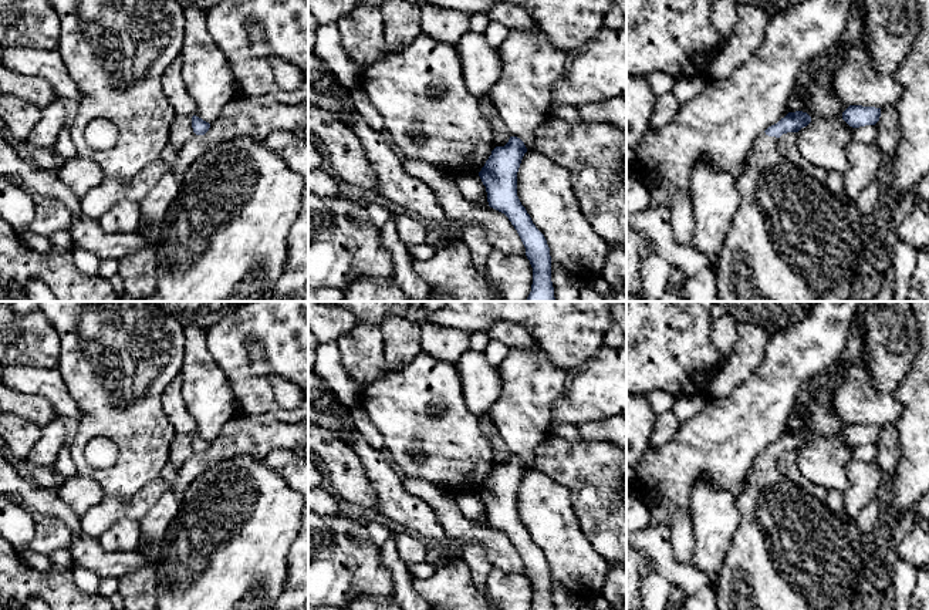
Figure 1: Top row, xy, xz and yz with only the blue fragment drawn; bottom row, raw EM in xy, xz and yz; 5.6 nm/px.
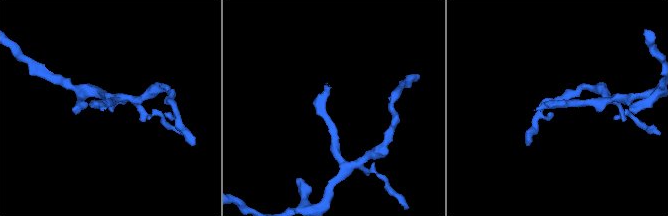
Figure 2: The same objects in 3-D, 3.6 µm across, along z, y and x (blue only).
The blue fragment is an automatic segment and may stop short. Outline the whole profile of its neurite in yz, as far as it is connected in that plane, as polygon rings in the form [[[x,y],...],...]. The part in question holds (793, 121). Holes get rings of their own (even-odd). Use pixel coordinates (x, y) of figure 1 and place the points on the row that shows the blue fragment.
[[[788,112],[768,127],[753,144],[736,181],[740,206],[715,266],[719,301],[852,301],[857,296],[858,270],[869,246],[862,228],[862,213],[849,202],[791,162],[777,149],[778,138],[798,132],[811,122],[807,112]]]

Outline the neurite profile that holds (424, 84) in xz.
[[[418,36],[405,50],[386,54],[359,74],[359,85],[368,94],[374,107],[385,119],[385,129],[392,135],[402,158],[416,158],[436,165],[452,175],[479,173],[496,148],[489,121],[482,115],[479,100],[464,84],[462,61],[455,44]],[[419,125],[423,139],[416,142],[409,128]]]

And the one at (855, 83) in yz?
[[[849,46],[842,63],[835,68],[831,91],[844,105],[882,108],[895,105],[903,87],[892,74],[876,73],[868,51],[861,46]]]

